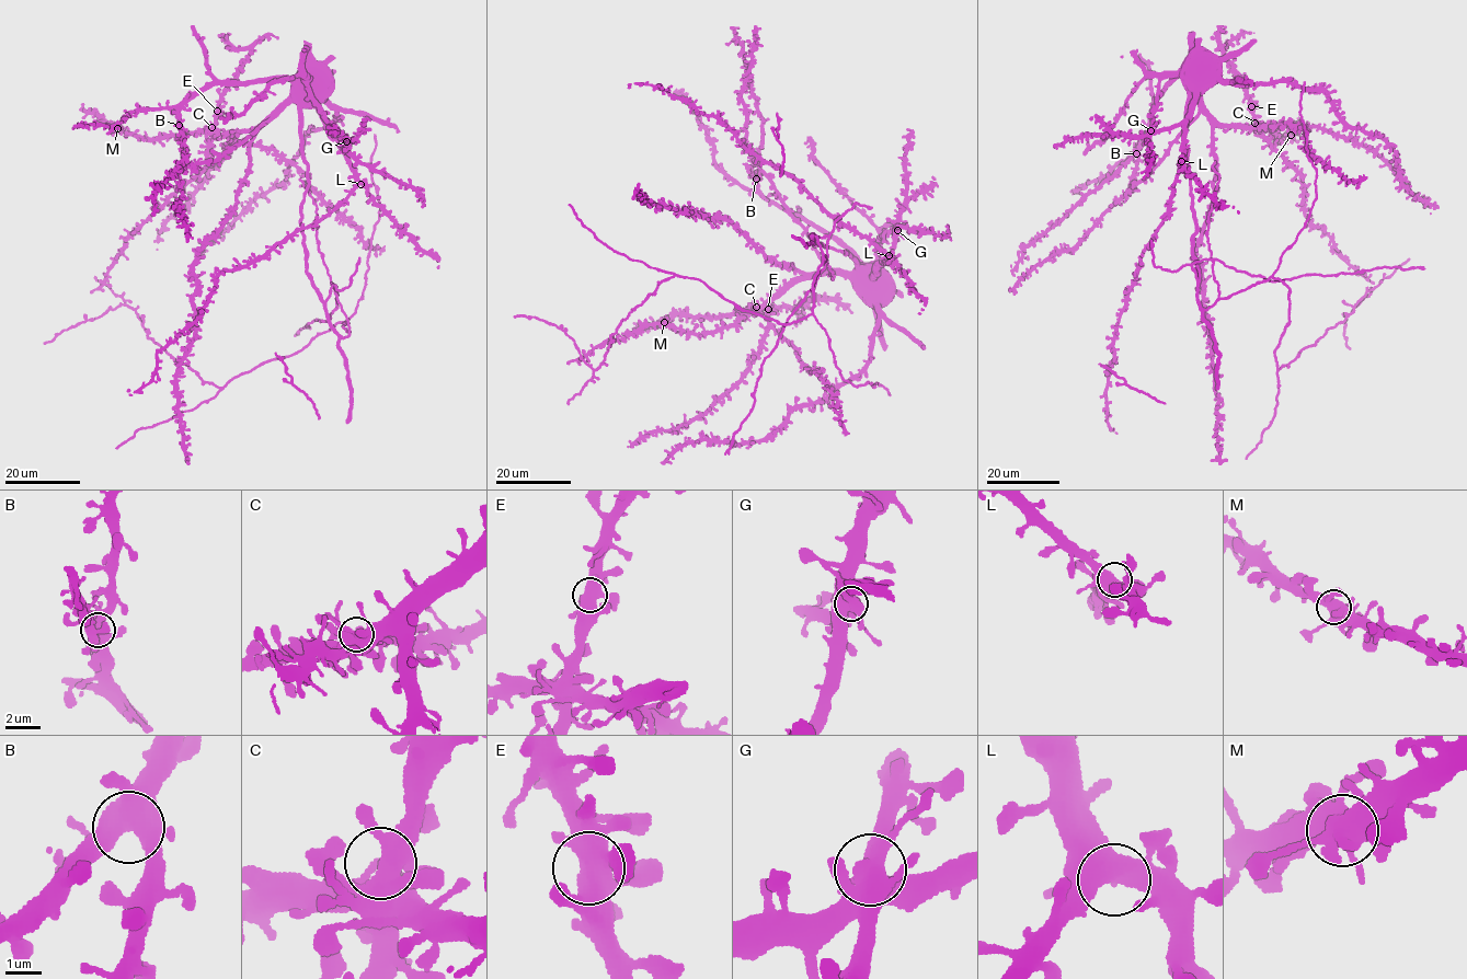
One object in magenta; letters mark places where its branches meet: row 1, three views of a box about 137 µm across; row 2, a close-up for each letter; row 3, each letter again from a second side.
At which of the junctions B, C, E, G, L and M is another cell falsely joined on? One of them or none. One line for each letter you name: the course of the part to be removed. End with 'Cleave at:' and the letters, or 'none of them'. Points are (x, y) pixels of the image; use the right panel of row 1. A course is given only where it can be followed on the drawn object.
Cleave at: none of them

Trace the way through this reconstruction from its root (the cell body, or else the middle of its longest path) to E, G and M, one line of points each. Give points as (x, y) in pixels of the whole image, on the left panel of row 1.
E: (307, 256), (301, 206), (308, 162), (298, 105), (289, 102), (256, 127), (221, 135), (214, 127), (217, 111)
G: (307, 256), (301, 206), (308, 162), (301, 154), (301, 106), (312, 105), (329, 122), (330, 130), (346, 141)
M: (307, 256), (301, 206), (308, 162), (296, 103), (279, 106), (256, 127), (222, 135), (145, 138), (117, 128)

